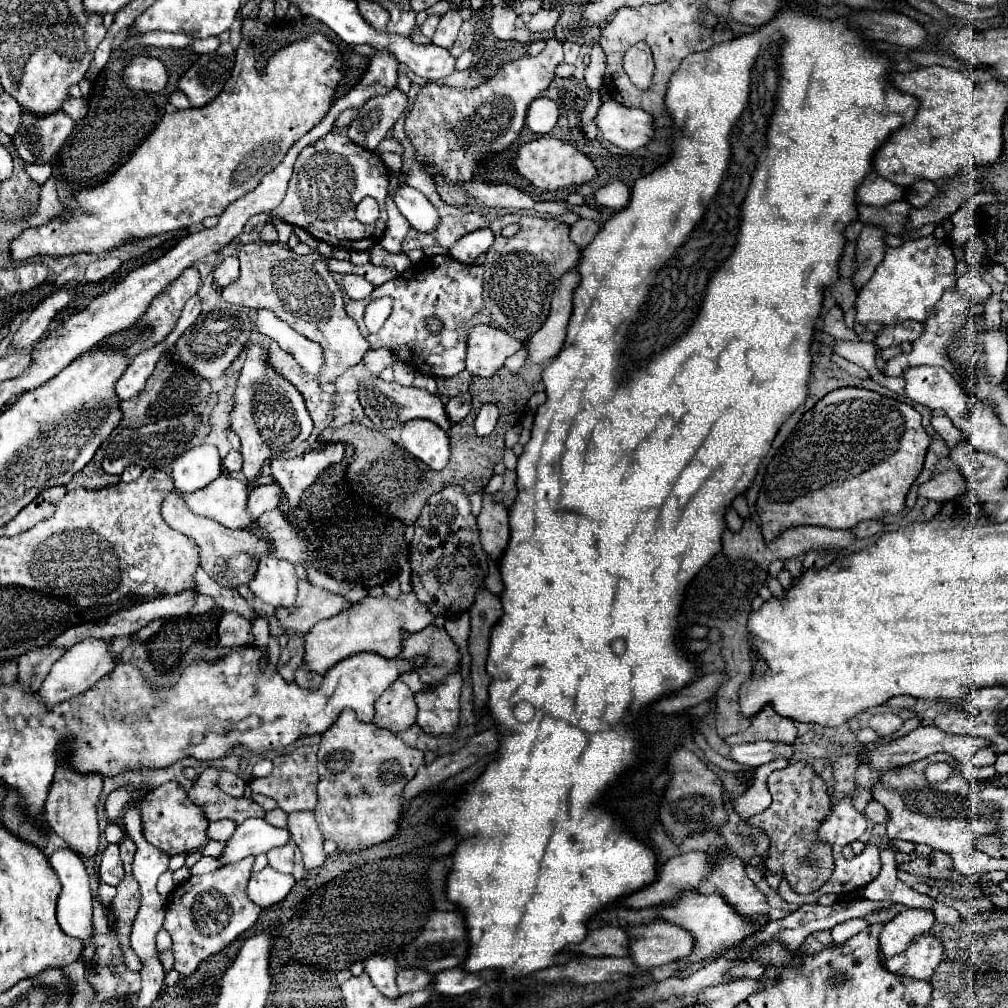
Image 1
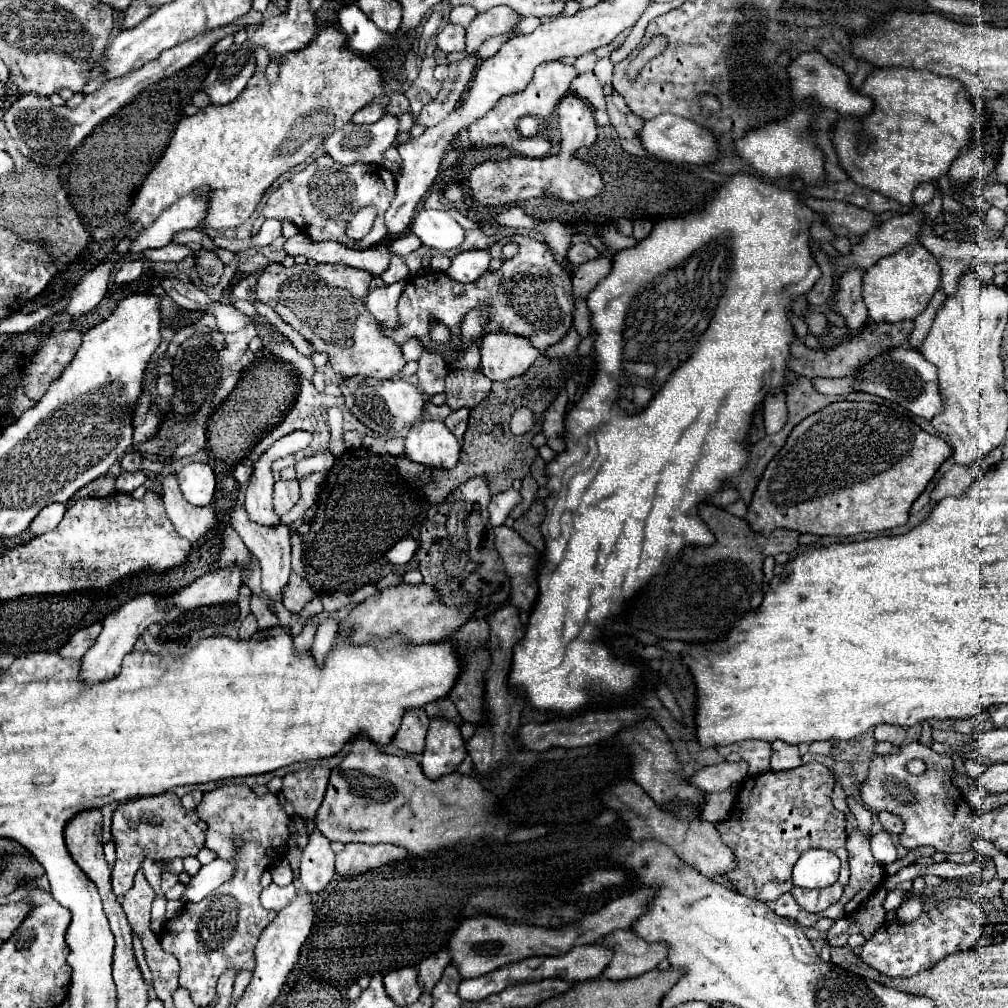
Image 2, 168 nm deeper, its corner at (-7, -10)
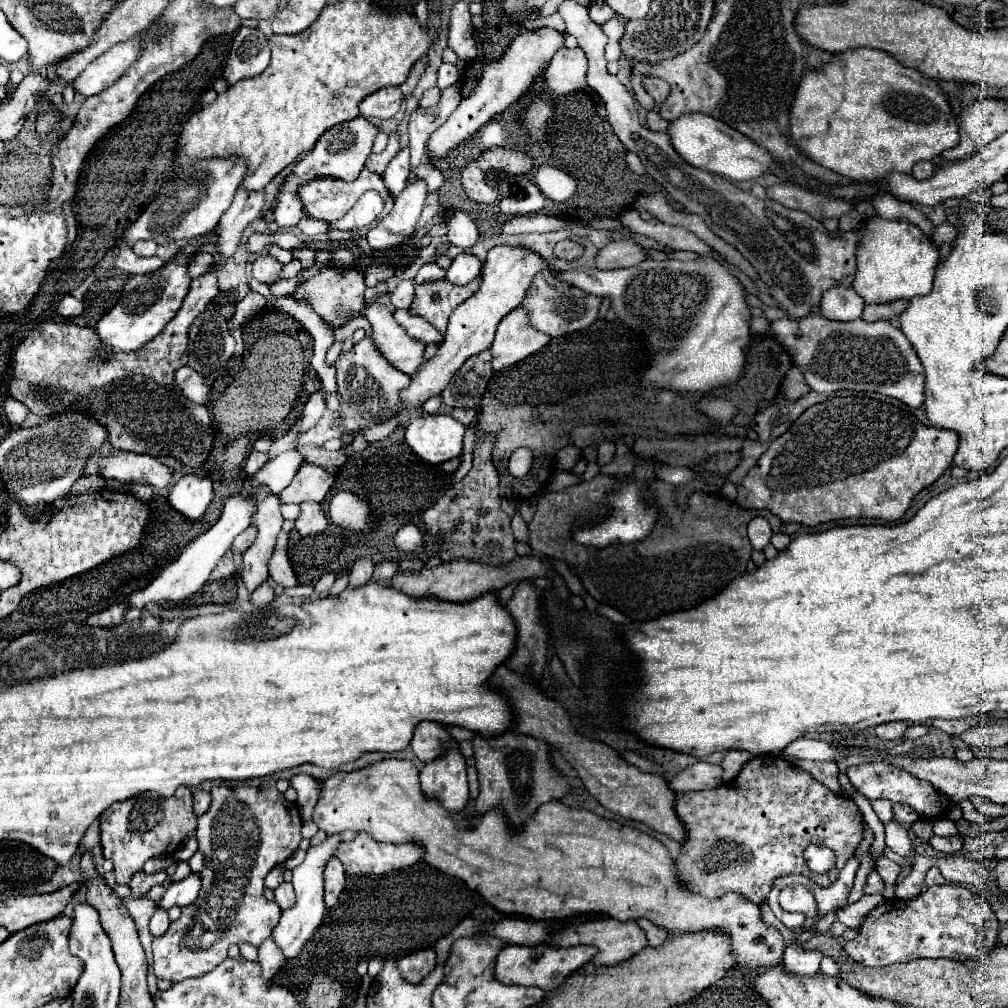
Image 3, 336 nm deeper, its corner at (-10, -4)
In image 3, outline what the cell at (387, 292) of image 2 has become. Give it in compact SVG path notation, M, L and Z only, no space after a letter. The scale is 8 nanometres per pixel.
M405 309L395 311L395 319L397 319L397 323L401 323L405 327L405 331L409 335L413 335L415 339L421 339L423 343L433 343L433 341L441 343L443 341L443 335L431 323L427 323L421 317L409 315L409 311L405 311Z

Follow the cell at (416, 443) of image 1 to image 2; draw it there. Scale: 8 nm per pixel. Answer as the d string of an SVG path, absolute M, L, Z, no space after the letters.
M420 421L412 425L404 441L406 455L422 465L452 469L460 459L460 443L442 421Z

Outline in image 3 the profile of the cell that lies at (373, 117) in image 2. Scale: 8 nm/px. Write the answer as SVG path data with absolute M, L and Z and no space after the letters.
M385 87L385 89L379 89L373 95L365 97L361 101L359 109L365 119L369 119L369 117L391 119L397 115L403 99L405 99L405 95L401 93L399 87Z

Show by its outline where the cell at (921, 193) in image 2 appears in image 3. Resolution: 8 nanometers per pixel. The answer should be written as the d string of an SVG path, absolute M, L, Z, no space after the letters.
M919 161L913 167L913 177L915 179L929 179L929 175L933 175L935 171L935 163L933 161Z

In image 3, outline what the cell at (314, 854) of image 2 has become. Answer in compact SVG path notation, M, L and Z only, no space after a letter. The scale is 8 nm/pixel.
M333 857L325 867L325 905L327 905L327 909L331 909L339 903L343 883L345 883L345 871L341 867L341 861L337 857Z

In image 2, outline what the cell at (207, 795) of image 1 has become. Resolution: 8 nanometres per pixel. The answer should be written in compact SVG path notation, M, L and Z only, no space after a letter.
M228 785L208 791L196 811L208 825L206 847L216 851L217 858L236 857L238 869L230 883L206 895L200 903L186 903L176 919L168 919L160 945L180 961L180 987L190 991L196 1005L208 1005L220 973L226 969L240 973L254 967L254 945L266 925L276 917L274 911L266 911L260 905L260 875L286 851L290 817L278 805L276 795L266 793L258 797L248 785Z

